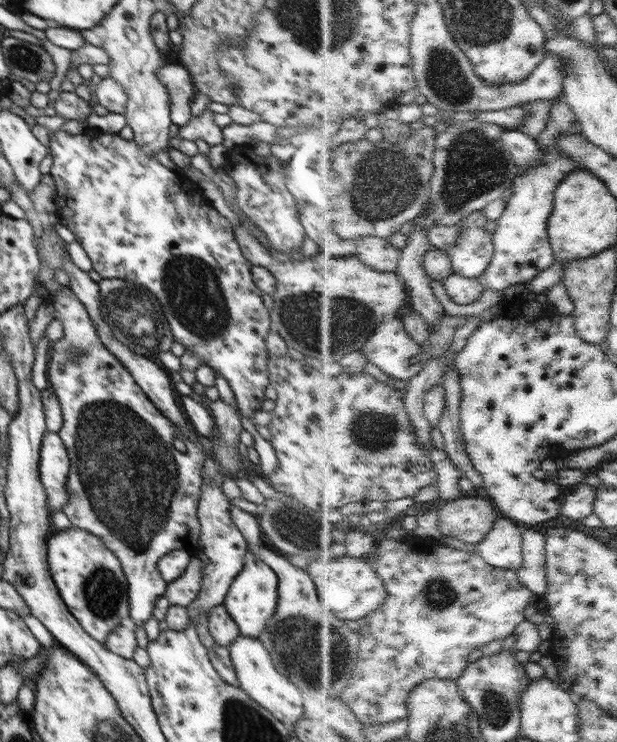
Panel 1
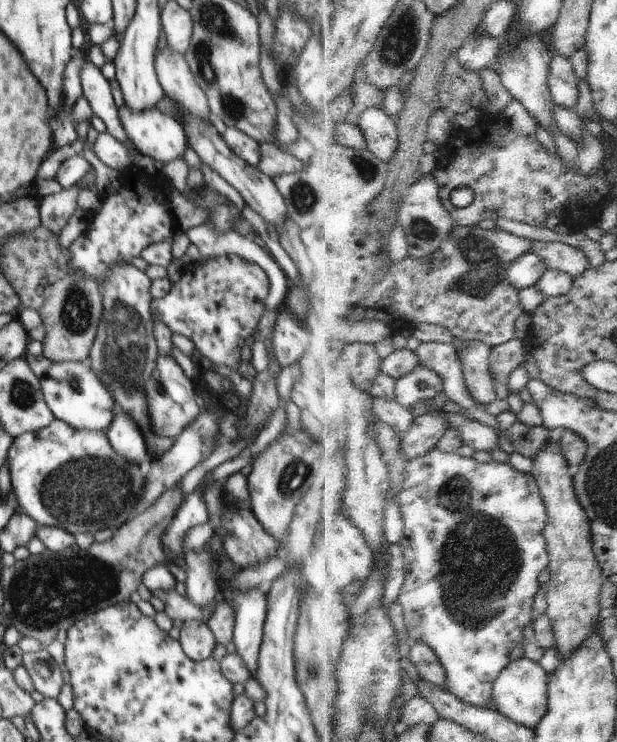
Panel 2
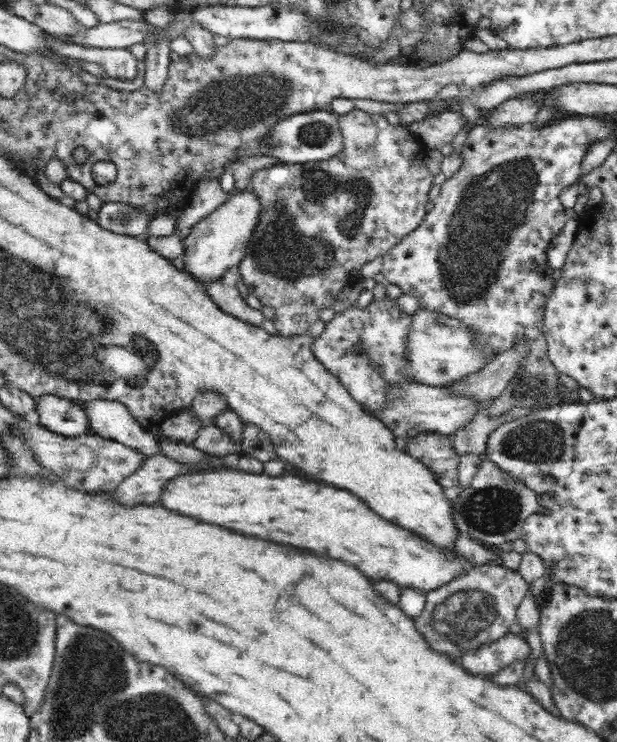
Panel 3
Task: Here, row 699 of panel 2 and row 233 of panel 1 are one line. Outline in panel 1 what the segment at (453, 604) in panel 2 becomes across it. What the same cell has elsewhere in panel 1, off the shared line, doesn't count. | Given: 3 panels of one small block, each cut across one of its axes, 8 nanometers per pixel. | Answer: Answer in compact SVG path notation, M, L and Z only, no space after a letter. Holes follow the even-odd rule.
M484 209L477 210L464 221L458 244L448 249L456 273L472 279L487 273L495 258L495 238L488 230L488 222L490 218Z

